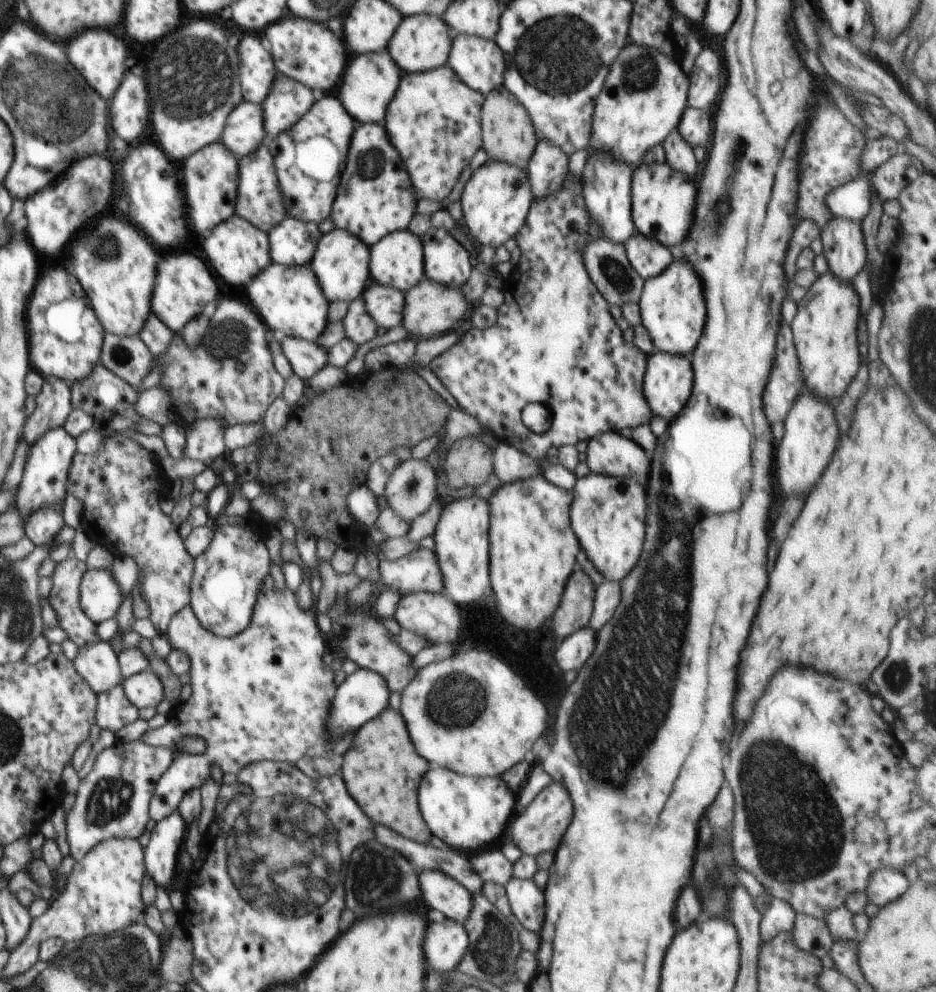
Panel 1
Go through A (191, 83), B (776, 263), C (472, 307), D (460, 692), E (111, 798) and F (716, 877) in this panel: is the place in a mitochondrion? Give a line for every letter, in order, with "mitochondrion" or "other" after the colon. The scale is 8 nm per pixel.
A: mitochondrion
B: other
C: other
D: mitochondrion
E: mitochondrion
F: mitochondrion

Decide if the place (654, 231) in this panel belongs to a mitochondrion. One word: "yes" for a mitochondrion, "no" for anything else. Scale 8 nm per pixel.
no

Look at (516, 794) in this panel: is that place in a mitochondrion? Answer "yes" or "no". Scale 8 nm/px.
no

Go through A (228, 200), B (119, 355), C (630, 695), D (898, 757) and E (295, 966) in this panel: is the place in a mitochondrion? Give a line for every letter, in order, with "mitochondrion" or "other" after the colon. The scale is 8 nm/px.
A: other
B: mitochondrion
C: mitochondrion
D: other
E: other

